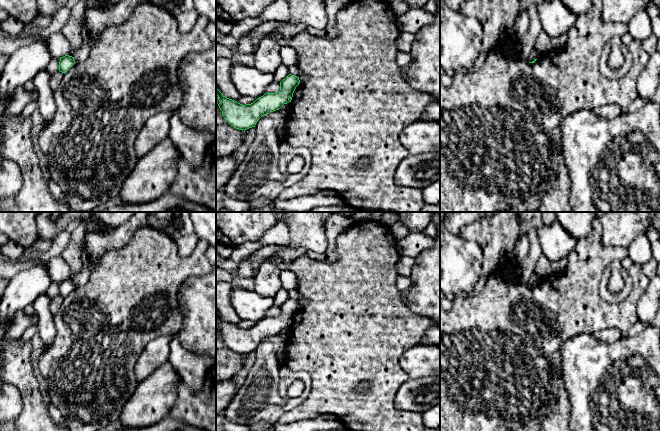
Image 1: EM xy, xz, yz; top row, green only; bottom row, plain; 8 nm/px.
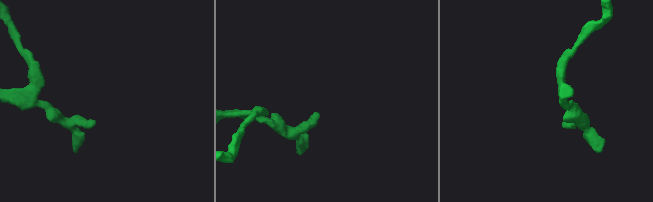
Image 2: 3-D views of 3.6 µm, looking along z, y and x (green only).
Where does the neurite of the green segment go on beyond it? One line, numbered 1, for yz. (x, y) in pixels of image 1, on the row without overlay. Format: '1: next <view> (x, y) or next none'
1: next none

